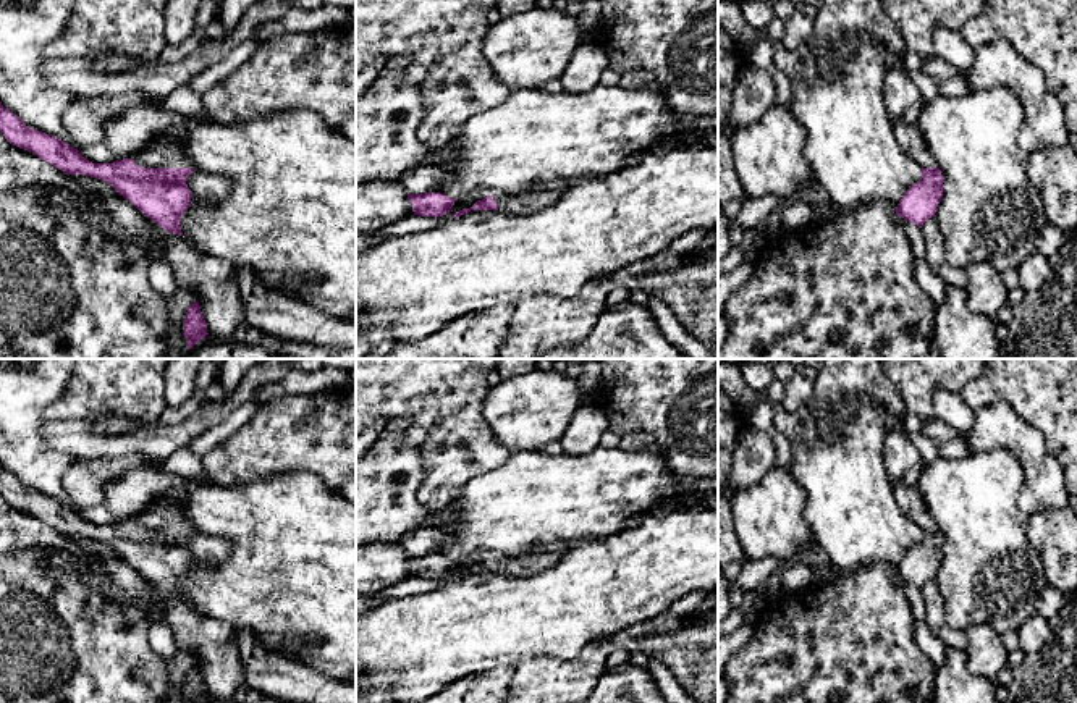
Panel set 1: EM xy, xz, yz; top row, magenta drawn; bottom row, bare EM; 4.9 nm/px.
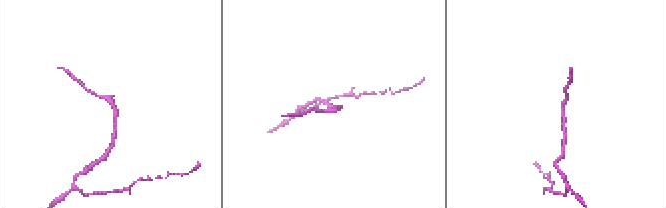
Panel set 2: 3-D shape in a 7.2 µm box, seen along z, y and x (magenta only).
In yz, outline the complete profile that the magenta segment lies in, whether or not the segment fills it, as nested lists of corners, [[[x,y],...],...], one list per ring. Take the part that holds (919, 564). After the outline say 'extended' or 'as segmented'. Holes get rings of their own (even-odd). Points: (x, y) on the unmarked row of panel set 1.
[[[893,482],[893,491],[902,514],[922,530],[922,540],[914,545],[896,569],[896,577],[922,590],[935,579],[943,559],[943,537],[930,517],[919,486]]]; extended

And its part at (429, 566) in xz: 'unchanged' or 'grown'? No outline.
unchanged

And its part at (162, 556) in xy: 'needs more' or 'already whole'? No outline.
needs more

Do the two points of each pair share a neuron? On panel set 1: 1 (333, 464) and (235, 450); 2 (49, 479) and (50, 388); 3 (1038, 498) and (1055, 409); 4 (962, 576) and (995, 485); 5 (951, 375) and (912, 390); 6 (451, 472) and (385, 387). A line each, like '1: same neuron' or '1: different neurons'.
1: same neuron
2: same neuron
3: different neurons
4: same neuron
5: same neuron
6: same neuron

